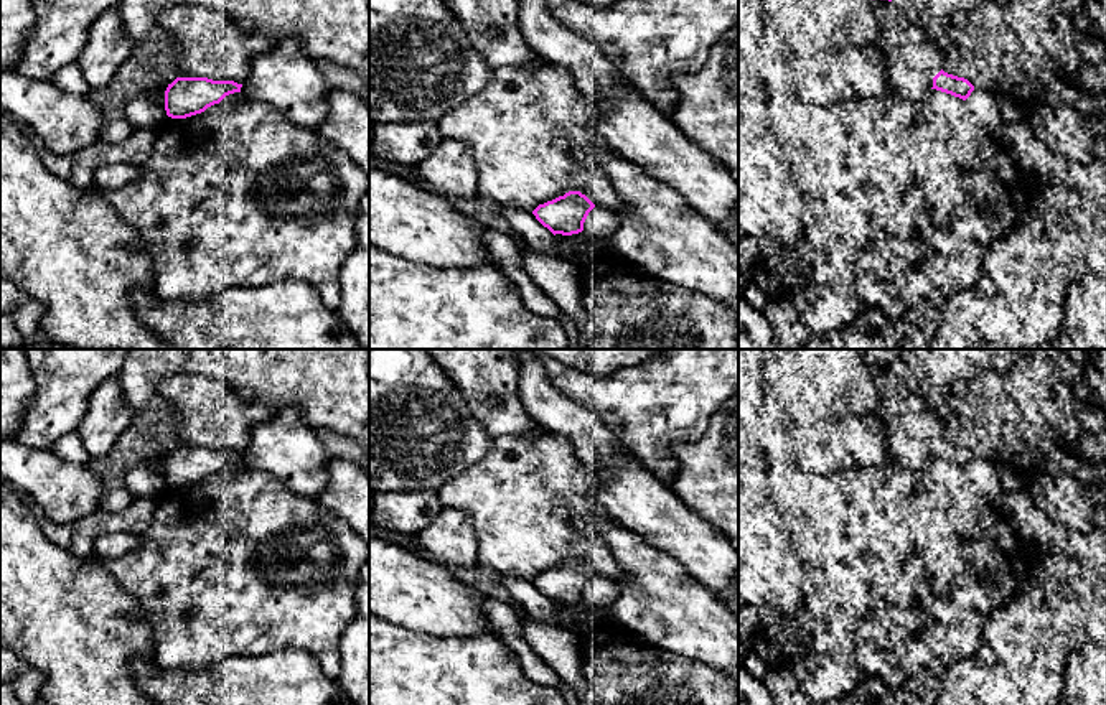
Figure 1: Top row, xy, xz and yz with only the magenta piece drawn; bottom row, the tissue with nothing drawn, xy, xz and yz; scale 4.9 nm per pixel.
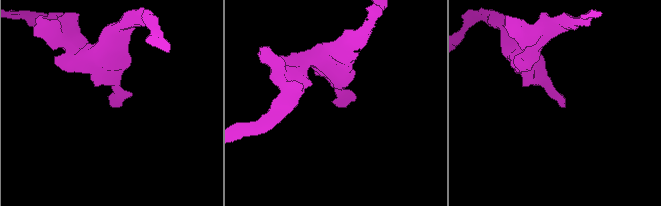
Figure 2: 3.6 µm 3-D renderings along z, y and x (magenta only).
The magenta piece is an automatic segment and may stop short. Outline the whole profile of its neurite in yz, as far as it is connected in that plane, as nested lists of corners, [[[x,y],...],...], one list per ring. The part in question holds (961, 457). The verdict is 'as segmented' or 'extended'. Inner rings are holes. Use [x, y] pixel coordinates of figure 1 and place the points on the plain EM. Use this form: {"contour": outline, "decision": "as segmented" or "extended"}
{"contour": [[[941,438],[933,446],[931,458],[936,458],[936,460],[941,460],[941,461],[946,461],[946,463],[951,463],[954,466],[966,469],[974,460],[974,455],[968,448],[948,443]]], "decision": "as segmented"}

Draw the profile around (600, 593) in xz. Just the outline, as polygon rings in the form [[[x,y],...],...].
[[[597,575],[588,581],[583,591],[583,601],[593,611],[610,611],[618,596],[620,596],[618,581]]]

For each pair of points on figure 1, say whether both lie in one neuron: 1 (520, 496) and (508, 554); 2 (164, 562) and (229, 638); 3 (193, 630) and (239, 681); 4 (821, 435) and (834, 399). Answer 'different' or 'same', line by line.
1: same
2: same
3: different
4: different

